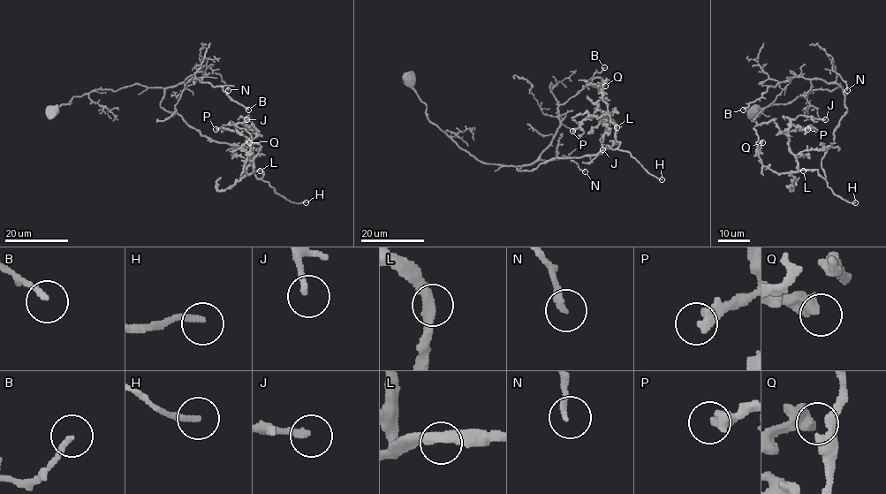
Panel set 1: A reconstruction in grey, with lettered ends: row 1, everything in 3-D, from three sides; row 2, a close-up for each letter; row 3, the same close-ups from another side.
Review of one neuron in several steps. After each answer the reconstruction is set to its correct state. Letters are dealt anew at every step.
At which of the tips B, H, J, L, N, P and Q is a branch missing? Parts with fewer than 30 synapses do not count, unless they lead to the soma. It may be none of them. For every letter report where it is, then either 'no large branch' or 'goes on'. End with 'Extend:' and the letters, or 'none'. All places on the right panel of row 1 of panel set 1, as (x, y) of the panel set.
B: at (743, 110); goes on
H: at (855, 202); goes on
J: at (825, 119); no large branch
L: at (803, 170); no large branch
N: at (847, 90); no large branch
P: at (807, 129); goes on
Q: at (762, 142); no large branch
Extend: B, H, P

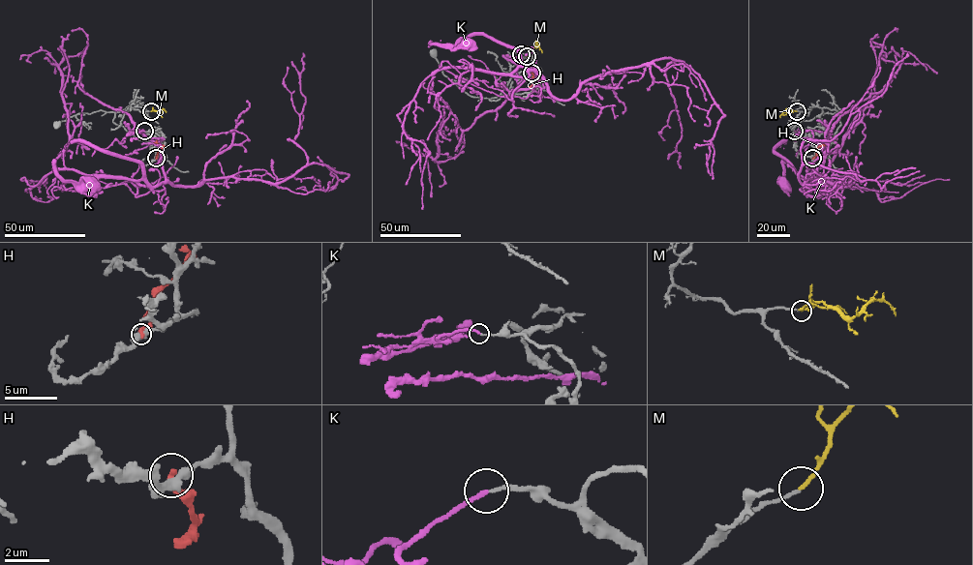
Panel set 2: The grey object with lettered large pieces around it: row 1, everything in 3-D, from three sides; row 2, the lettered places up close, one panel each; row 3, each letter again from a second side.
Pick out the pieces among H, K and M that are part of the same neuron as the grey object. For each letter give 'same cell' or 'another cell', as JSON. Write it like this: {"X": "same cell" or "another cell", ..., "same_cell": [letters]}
{"H": "another cell", "K": "another cell", "M": "same cell", "same_cell": ["M"]}

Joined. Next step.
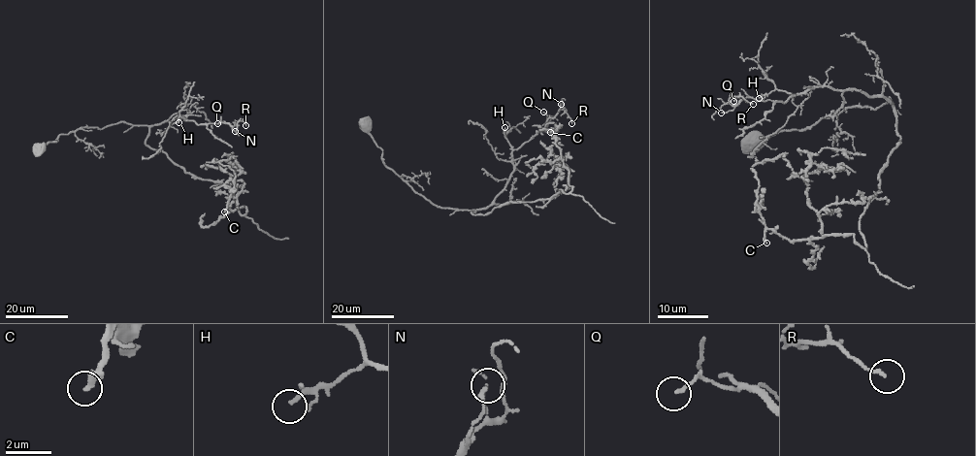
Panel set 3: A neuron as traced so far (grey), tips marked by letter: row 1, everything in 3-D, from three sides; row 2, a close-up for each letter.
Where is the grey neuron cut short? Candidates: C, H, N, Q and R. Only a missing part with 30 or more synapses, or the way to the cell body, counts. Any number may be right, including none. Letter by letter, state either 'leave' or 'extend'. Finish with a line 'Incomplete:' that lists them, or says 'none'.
C: extend
H: extend
N: leave
Q: leave
R: leave
Incomplete: C, H

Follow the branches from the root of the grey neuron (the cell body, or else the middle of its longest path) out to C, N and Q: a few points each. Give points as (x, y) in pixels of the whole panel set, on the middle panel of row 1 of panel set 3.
C: (365, 125), (382, 162), (415, 192), (438, 207), (473, 214), (566, 189), (569, 168), (550, 132)
N: (365, 125), (382, 162), (415, 192), (438, 207), (480, 210), (504, 188), (512, 152), (561, 104)
Q: (365, 125), (415, 192), (480, 210), (504, 188), (512, 152), (546, 127), (543, 112)

